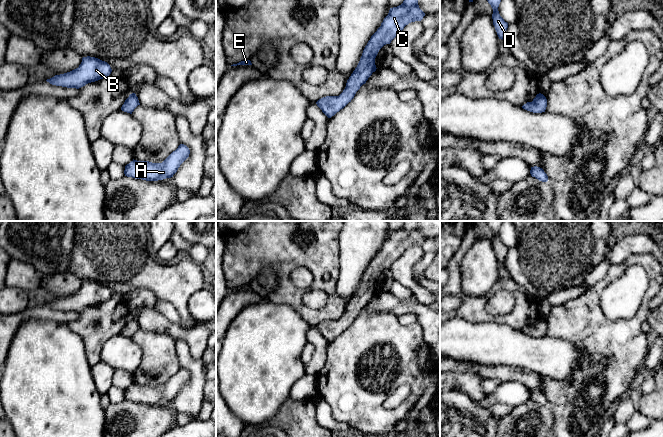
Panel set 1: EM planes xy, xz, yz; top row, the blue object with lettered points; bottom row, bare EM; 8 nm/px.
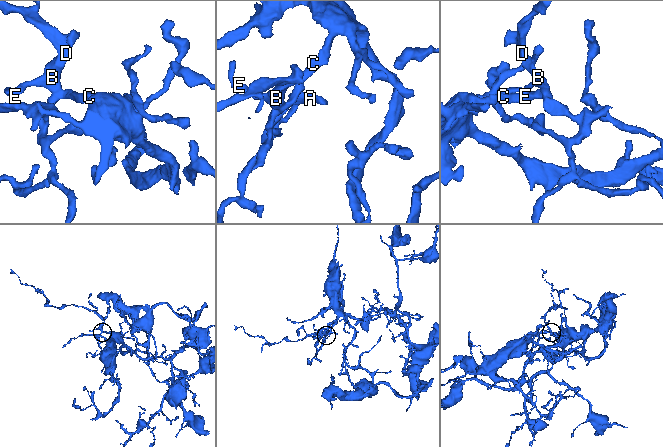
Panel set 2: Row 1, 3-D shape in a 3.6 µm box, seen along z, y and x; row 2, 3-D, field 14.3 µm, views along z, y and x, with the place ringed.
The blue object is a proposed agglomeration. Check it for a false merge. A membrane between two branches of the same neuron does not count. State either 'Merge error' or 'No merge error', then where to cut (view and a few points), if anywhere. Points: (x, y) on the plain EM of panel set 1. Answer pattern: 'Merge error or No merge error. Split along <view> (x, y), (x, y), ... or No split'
No merge error. No split

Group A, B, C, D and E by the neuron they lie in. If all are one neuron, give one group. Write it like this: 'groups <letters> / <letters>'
groups A B C D E

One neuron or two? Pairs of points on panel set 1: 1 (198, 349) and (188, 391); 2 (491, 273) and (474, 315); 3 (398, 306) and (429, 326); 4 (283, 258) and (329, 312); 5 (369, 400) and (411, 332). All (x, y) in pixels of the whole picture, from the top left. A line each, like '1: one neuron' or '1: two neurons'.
1: two neurons
2: two neurons
3: one neuron
4: one neuron
5: one neuron

